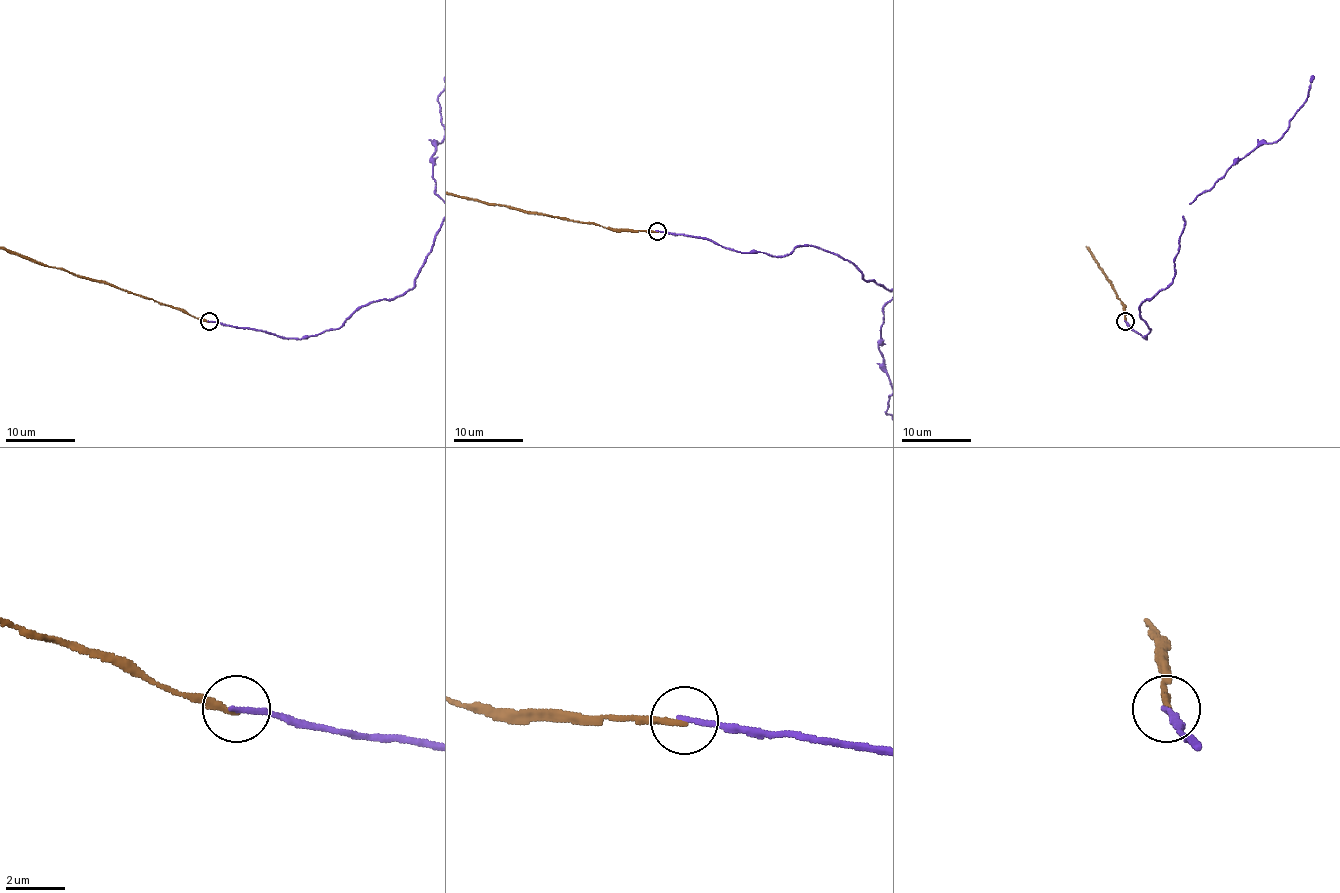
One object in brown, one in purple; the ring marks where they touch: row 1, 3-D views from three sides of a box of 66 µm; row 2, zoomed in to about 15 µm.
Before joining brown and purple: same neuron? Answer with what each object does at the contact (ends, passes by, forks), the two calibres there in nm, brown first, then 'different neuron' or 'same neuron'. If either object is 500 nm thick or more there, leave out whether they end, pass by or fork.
brown ends | purple ends | 220/180 nm | different neuron

